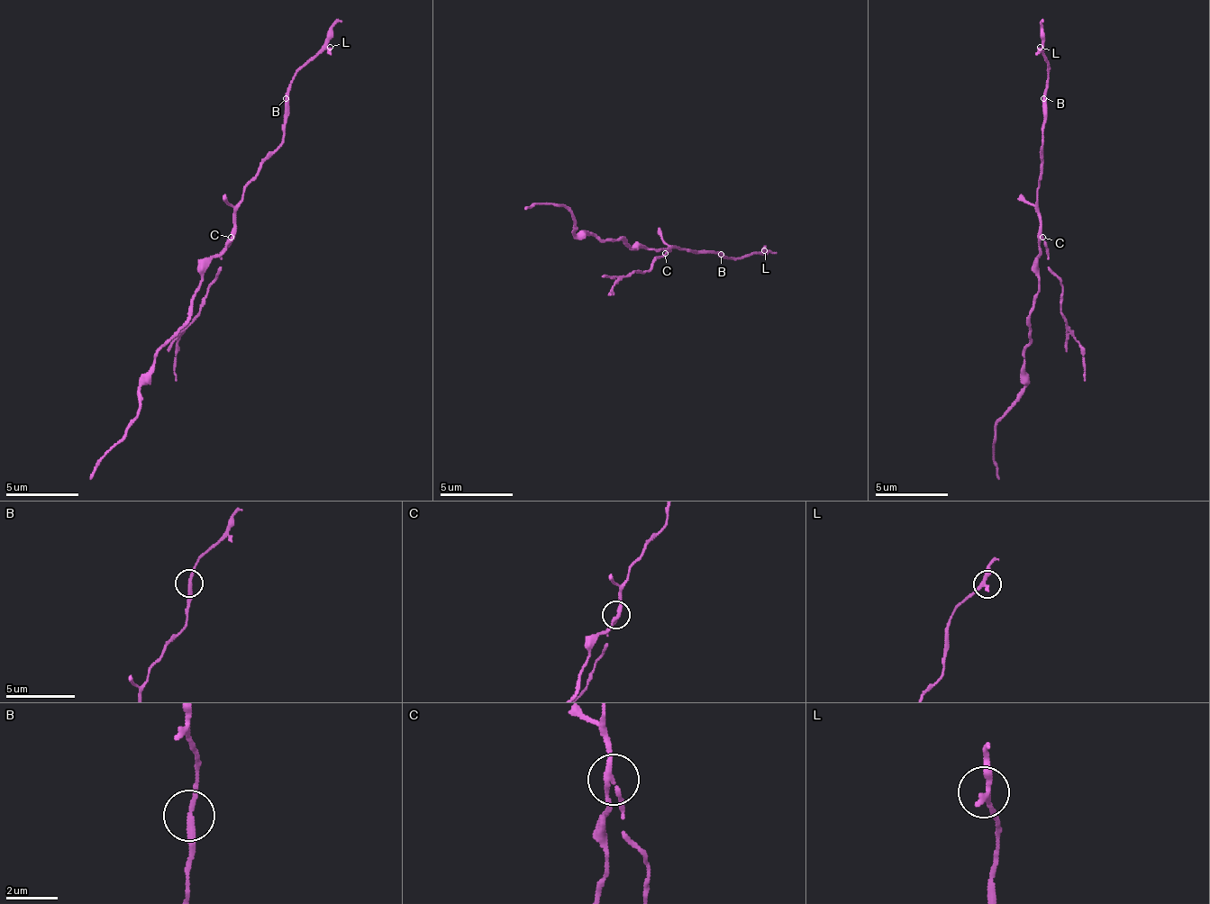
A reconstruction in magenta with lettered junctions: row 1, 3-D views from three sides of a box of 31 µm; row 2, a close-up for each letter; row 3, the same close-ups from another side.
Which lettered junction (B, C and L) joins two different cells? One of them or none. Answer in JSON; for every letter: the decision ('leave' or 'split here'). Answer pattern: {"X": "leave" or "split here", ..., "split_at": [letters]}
{"B": "leave", "C": "split here", "L": "leave", "split_at": ["C"]}

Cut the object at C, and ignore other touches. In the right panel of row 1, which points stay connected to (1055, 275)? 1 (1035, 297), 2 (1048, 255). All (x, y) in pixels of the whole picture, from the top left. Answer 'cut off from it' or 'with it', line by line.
1: cut off from it
2: with it

